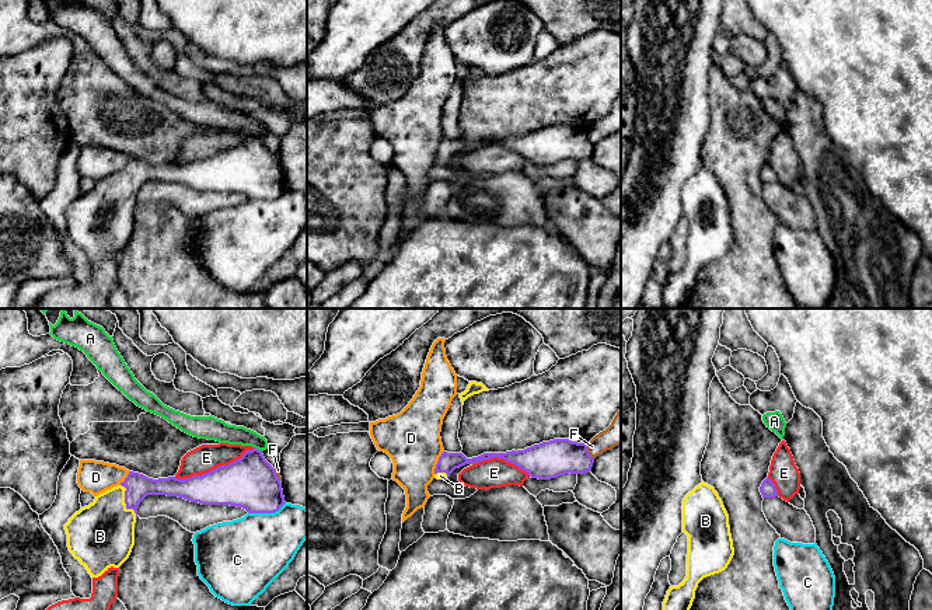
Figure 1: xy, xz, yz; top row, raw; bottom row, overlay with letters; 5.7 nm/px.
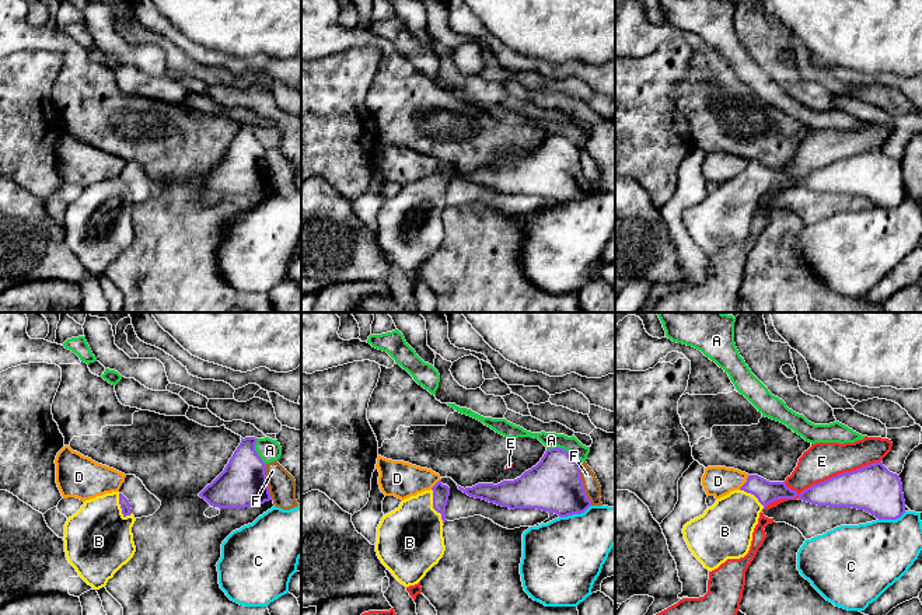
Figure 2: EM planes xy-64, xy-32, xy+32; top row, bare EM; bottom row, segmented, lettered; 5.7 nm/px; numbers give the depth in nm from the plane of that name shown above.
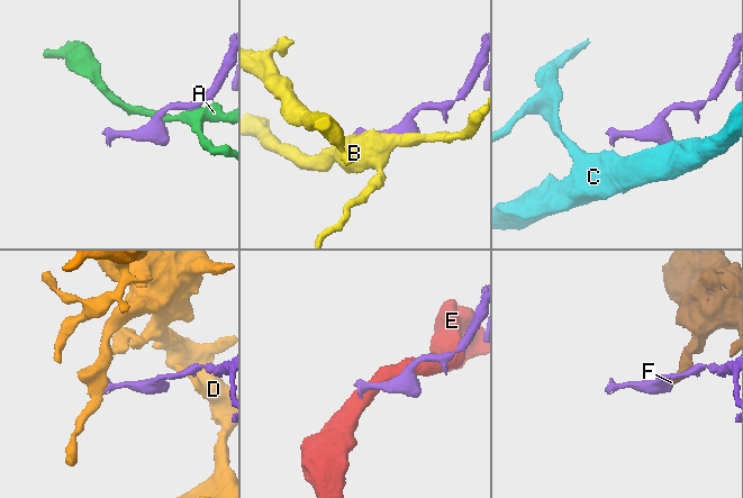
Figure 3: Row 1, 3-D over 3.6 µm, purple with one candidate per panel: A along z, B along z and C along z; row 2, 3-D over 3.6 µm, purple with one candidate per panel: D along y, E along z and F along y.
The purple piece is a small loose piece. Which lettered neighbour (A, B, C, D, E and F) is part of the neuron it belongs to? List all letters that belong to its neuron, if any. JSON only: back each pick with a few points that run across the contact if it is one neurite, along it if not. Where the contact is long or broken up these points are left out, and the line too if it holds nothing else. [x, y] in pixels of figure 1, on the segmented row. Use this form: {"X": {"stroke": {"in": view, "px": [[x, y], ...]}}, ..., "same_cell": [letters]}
{"B": {"stroke": {"in": "xy", "px": [[138, 487], [125, 502], [100, 536]]}}, "same_cell": ["B"]}

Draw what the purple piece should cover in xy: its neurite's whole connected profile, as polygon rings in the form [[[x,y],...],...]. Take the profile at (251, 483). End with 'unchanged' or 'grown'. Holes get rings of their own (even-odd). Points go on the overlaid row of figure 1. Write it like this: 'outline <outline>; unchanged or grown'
outline [[[258,449],[247,450],[241,459],[227,466],[185,480],[153,480],[129,471],[123,482],[97,495],[92,503],[76,512],[64,524],[69,551],[85,567],[91,578],[101,576],[111,567],[119,568],[129,558],[135,545],[137,508],[147,495],[178,496],[202,505],[230,505],[248,513],[275,513],[286,503],[275,468]]]; grown

